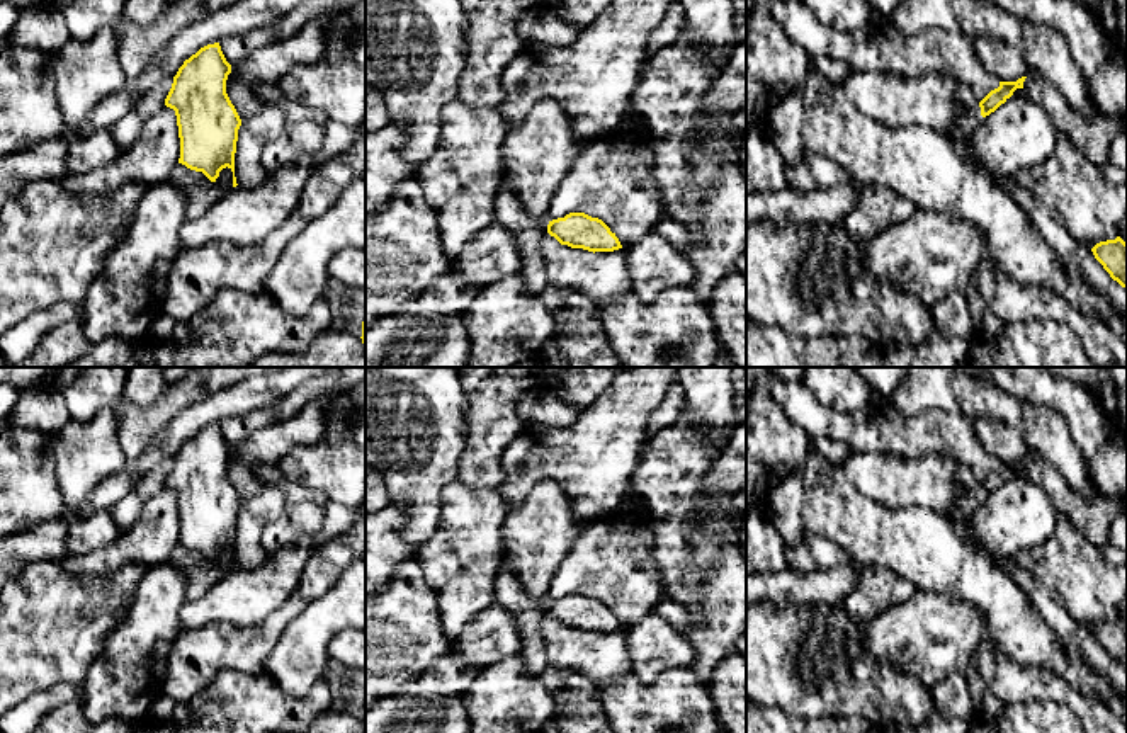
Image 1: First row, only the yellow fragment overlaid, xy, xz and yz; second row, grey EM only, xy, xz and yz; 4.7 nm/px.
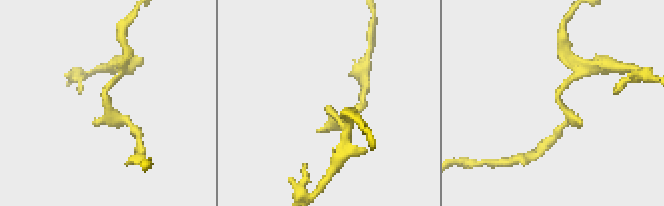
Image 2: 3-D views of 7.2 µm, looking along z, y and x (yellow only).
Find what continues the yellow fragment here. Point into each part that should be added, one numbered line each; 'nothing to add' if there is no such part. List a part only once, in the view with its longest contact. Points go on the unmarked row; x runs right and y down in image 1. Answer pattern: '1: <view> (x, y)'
nothing to add

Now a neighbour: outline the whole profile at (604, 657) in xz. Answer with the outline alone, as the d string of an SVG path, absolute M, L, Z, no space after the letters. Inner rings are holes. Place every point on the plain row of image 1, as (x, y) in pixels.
M547 612L541 628L551 667L580 672L593 682L612 682L634 673L624 628L593 634L561 626Z

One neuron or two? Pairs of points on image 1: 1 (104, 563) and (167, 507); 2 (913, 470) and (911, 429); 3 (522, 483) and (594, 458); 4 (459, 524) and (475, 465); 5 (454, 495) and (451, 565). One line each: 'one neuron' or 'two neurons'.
1: one neuron
2: two neurons
3: one neuron
4: two neurons
5: one neuron

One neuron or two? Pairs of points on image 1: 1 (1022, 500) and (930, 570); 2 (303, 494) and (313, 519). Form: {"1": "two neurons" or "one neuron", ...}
{"1": "two neurons", "2": "two neurons"}

